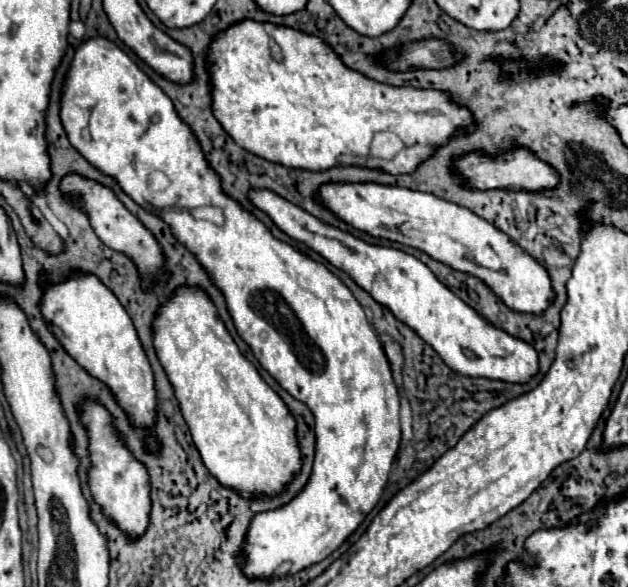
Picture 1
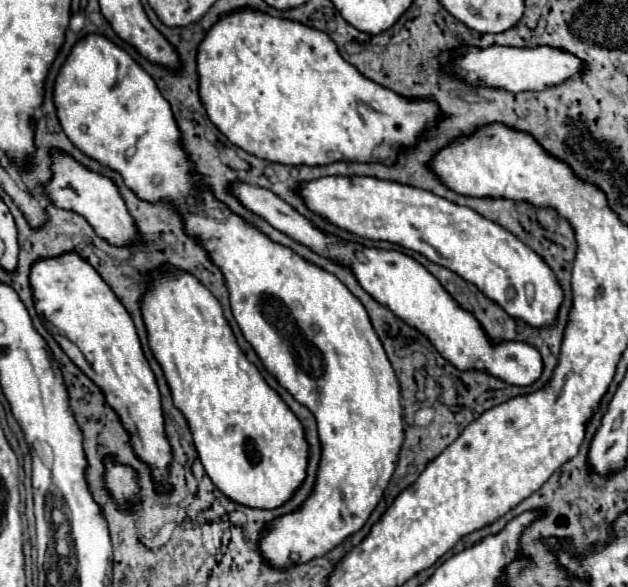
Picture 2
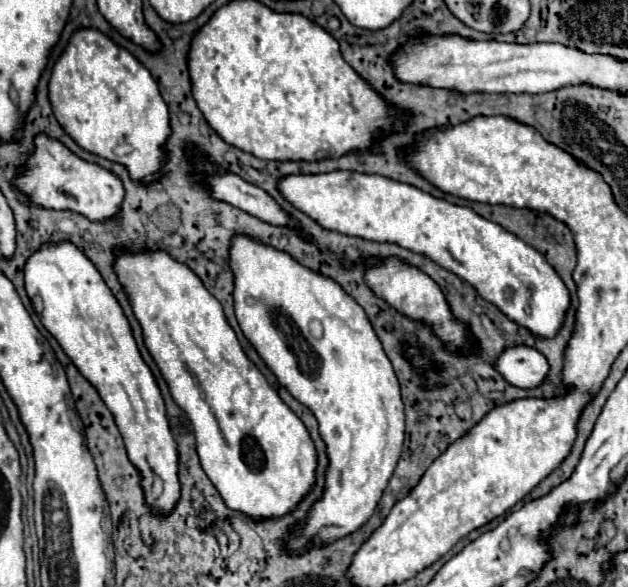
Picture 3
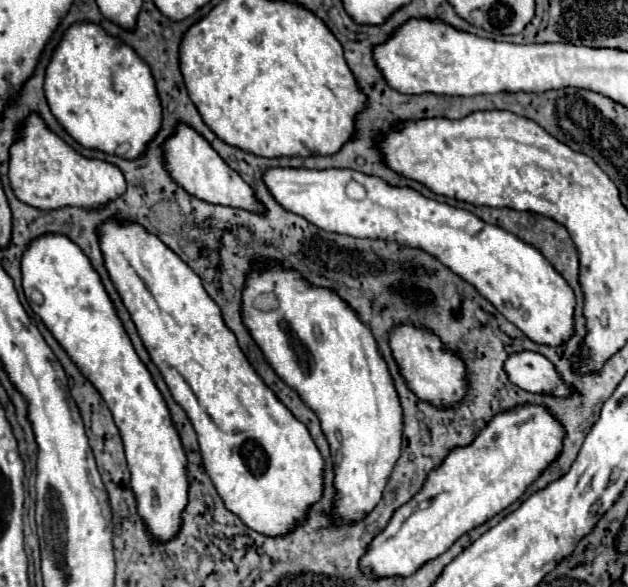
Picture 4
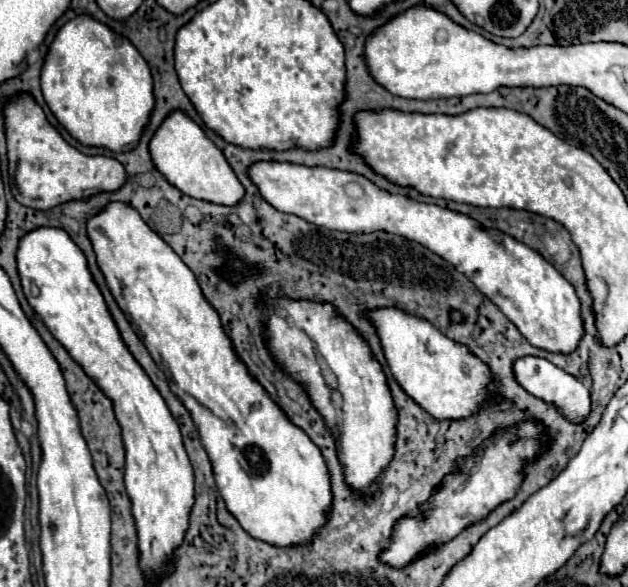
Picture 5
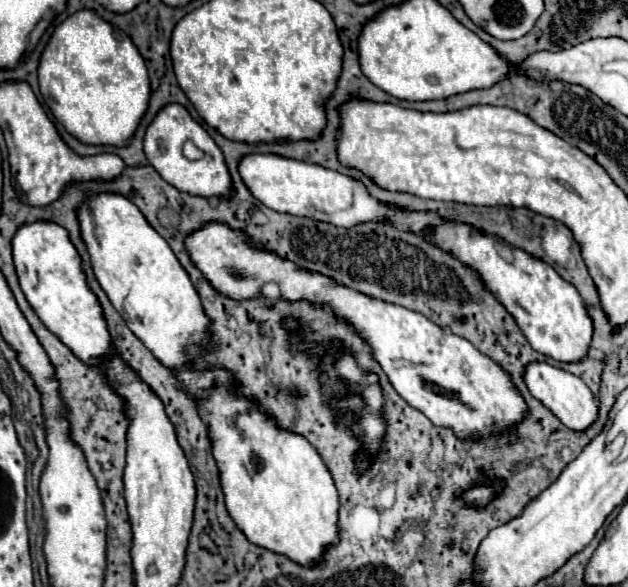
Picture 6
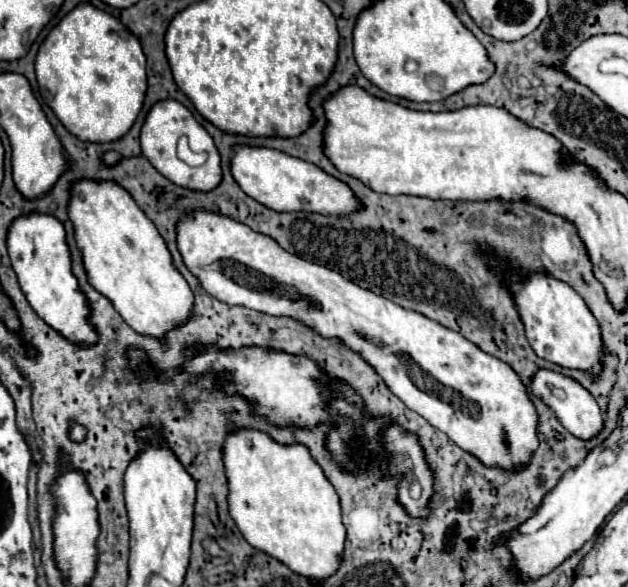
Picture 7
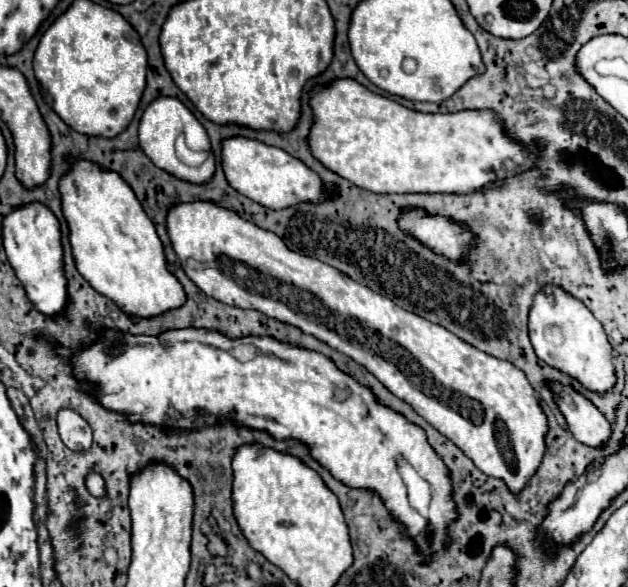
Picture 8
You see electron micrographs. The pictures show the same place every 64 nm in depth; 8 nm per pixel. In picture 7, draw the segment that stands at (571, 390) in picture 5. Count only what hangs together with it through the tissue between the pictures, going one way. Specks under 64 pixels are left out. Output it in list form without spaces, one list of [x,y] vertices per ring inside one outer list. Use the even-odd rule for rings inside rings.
[[[540,368],[532,380],[530,380],[530,390],[534,392],[534,396],[538,396],[546,406],[550,406],[554,410],[554,414],[558,416],[558,420],[562,422],[562,426],[572,432],[574,436],[578,438],[592,438],[604,424],[602,420],[602,414],[600,414],[600,406],[596,404],[594,396],[582,386],[578,384],[576,380],[560,374],[560,372],[554,372],[554,370],[546,370],[546,368]]]

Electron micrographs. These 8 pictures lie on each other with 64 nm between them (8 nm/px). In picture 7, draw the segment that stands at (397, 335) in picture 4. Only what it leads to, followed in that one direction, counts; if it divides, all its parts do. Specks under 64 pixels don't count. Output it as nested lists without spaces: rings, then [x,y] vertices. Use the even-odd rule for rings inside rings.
[[[196,210],[178,222],[178,248],[184,256],[188,270],[200,280],[200,284],[222,302],[248,306],[258,312],[272,316],[292,316],[312,326],[318,334],[330,338],[336,336],[344,340],[354,352],[358,352],[386,382],[386,386],[414,412],[428,420],[434,428],[442,430],[456,442],[462,450],[476,454],[486,466],[500,466],[504,470],[516,470],[530,462],[536,442],[536,408],[528,398],[526,386],[520,382],[518,374],[498,358],[484,354],[476,344],[466,340],[462,334],[432,322],[430,318],[396,306],[394,302],[372,294],[348,282],[334,270],[316,266],[308,260],[296,258],[282,250],[272,238],[254,232],[242,222],[232,222],[230,218],[208,214]]]

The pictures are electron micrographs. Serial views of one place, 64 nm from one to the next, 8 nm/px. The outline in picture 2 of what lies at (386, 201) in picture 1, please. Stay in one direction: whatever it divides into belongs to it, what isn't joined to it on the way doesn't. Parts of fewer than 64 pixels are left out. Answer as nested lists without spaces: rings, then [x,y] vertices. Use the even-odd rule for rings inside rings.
[[[326,176],[304,182],[302,198],[312,212],[324,216],[338,228],[368,240],[400,244],[460,274],[508,314],[530,326],[552,326],[556,320],[556,310],[564,296],[548,264],[514,234],[468,206],[454,204],[428,190],[370,176]]]

